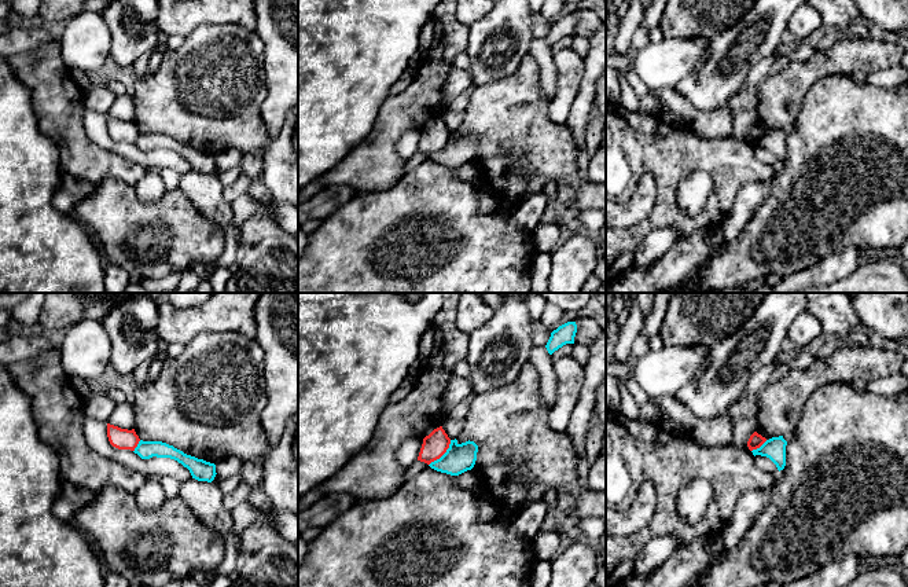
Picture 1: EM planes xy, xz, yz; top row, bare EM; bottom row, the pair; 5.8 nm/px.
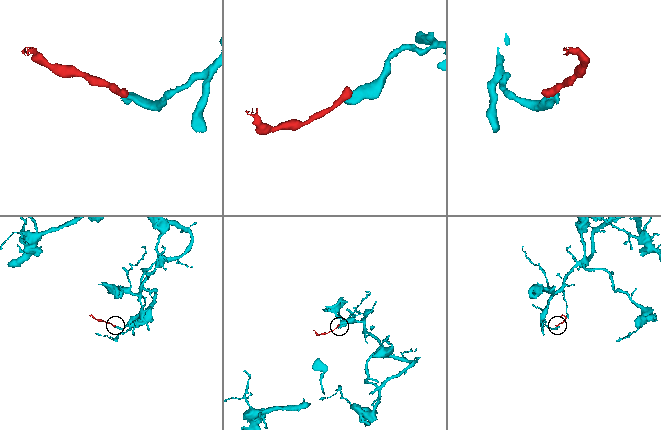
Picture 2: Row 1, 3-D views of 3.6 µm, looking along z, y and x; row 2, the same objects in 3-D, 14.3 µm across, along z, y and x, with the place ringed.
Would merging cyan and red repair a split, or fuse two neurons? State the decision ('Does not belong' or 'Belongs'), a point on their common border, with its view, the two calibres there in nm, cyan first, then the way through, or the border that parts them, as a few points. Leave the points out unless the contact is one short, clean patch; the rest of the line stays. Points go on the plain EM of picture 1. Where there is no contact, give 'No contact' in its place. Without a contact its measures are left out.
Does not belong. Touches cyan at xz (444, 146). Thickness 170 nm (cyan) against 150 nm. Boundary: xz (451, 132), (447, 142), (429, 157)

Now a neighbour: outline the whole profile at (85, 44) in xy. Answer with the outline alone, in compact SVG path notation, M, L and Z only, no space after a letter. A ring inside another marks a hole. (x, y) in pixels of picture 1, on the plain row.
M82 12L66 22L60 58L70 70L93 74L110 56L111 33L100 12Z

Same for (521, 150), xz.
M530 54L511 76L474 88L456 132L457 136L470 132L478 137L473 161L482 183L489 186L504 209L515 209L551 181L566 181L576 188L582 183L577 162L580 148L567 125L549 118L549 103L541 93L540 66Z

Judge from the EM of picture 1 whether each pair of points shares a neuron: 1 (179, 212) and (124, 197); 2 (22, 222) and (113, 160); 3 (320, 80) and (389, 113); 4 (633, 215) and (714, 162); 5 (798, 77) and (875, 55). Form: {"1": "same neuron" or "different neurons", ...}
{"1": "same neuron", "2": "different neurons", "3": "different neurons", "4": "different neurons", "5": "same neuron"}

